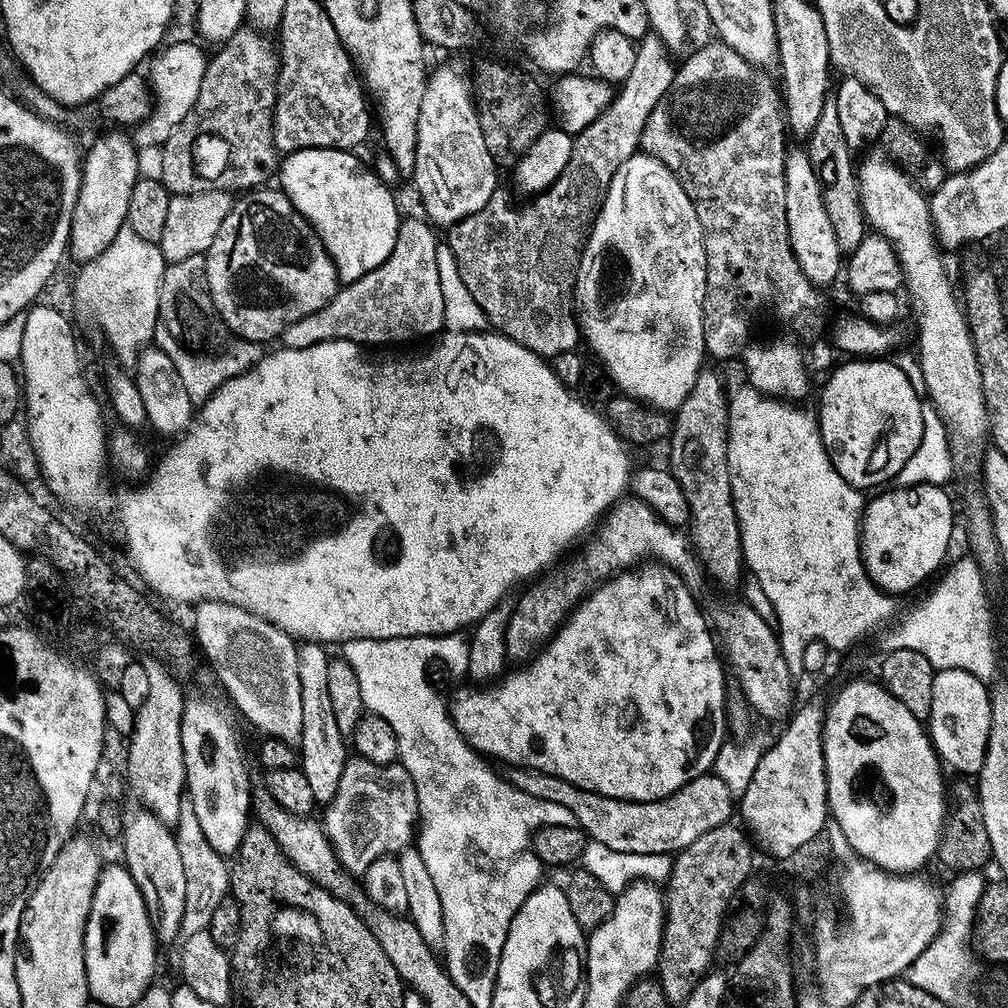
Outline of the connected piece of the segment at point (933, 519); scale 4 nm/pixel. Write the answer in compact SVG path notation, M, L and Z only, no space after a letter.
M931 482L913 488L885 491L869 503L862 517L862 559L864 571L881 590L900 598L903 592L912 592L923 580L945 567L952 531L958 528L958 512L952 509L952 500Z

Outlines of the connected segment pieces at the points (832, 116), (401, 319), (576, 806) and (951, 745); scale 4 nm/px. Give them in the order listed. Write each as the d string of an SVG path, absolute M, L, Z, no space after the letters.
M830 94L823 104L822 117L810 133L808 153L812 164L819 174L820 183L824 187L824 201L827 204L827 213L834 224L835 233L839 237L841 247L857 246L863 243L867 232L867 220L860 204L859 179L856 173L856 164L852 162L852 145L846 138L845 128L841 124L838 114L838 102L834 94Z
M405 219L400 225L398 242L394 246L394 254L378 270L366 274L358 282L341 287L336 297L320 312L300 320L297 324L289 324L283 329L283 347L290 350L306 350L310 346L318 346L331 340L349 340L355 344L376 346L372 344L408 344L411 340L424 340L427 336L436 338L445 331L444 298L442 284L438 278L438 241L433 225L427 219Z
M512 768L509 773L506 776L508 783L544 802L566 806L566 810L574 814L576 824L584 827L592 835L591 839L595 843L606 846L618 854L624 854L627 858L668 855L671 857L673 854L685 852L690 846L694 846L694 842L698 842L698 838L702 838L702 834L710 834L710 830L721 828L733 819L734 799L722 778L715 774L699 776L683 790L675 792L665 800L653 804L631 804L625 800L615 800L587 792L545 772Z
M964 670L937 671L932 687L930 735L941 761L949 769L952 767L954 771L961 772L964 775L961 777L979 777L986 762L991 729L992 698L989 685Z

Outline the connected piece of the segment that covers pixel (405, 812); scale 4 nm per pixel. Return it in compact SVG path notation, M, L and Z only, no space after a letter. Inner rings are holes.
M351 757L340 777L336 795L327 805L326 820L322 824L337 856L341 852L382 852L386 857L398 856L413 843L420 810L416 794L382 784L372 777L375 768L366 759ZM395 812L396 824L391 824L388 819Z

